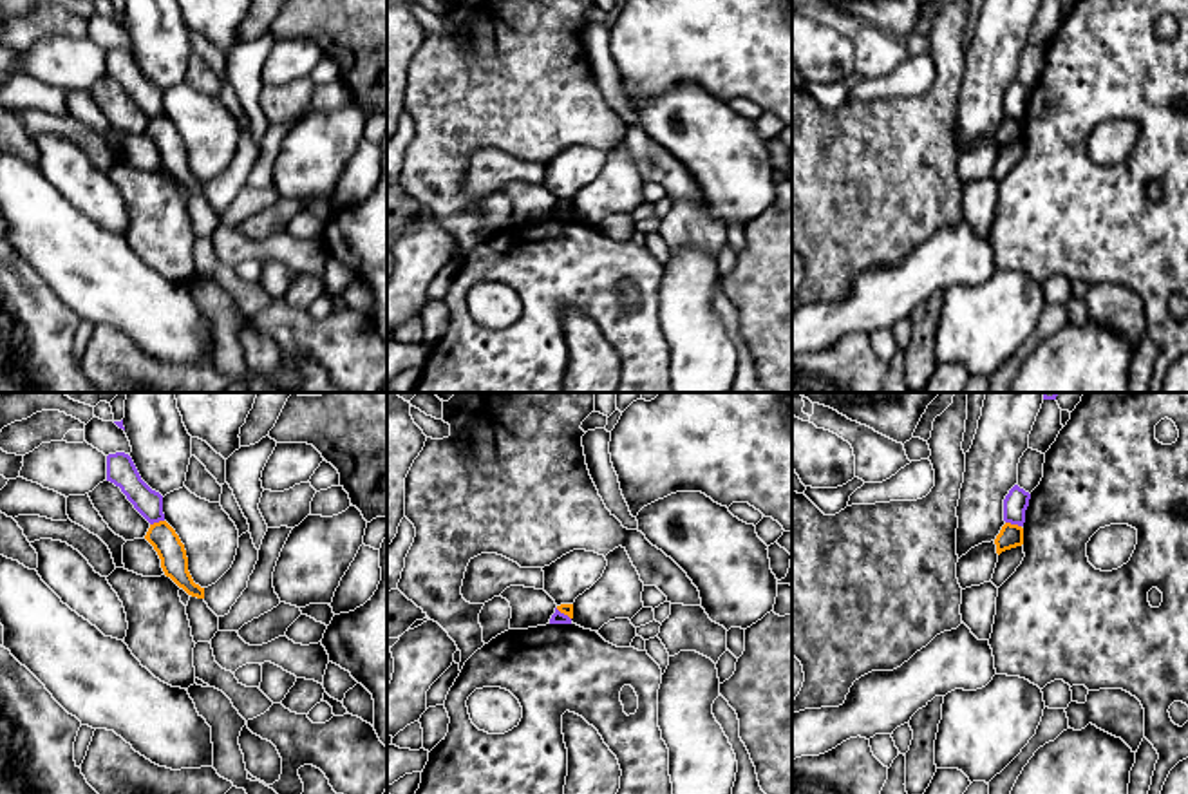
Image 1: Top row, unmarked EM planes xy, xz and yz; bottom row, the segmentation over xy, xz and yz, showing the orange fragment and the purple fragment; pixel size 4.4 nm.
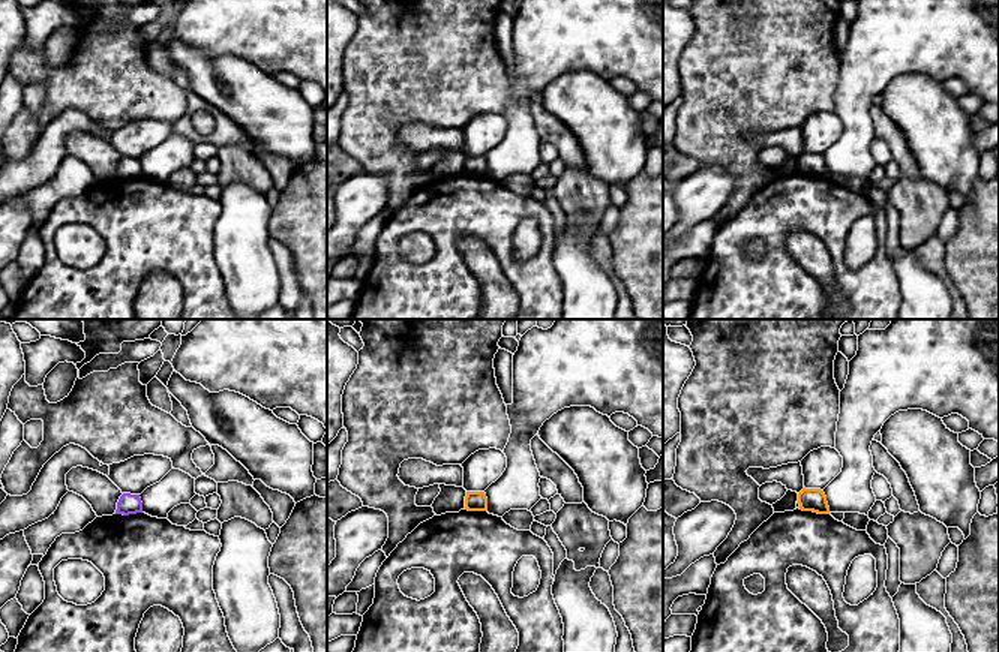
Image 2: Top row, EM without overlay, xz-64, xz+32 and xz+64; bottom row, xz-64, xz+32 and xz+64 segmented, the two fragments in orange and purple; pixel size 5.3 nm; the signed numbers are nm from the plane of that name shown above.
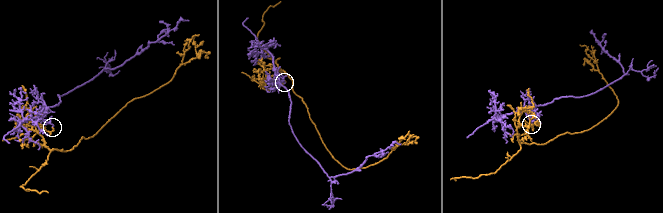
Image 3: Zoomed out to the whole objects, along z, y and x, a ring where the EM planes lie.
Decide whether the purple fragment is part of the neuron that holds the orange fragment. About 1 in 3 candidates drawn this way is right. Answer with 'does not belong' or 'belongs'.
does not belong

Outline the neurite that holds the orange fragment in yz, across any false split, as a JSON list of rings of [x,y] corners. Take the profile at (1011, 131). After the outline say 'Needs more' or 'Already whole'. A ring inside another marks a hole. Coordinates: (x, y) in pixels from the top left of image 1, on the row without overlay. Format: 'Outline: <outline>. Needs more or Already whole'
Outline: [[[1005,118],[1000,128],[995,134],[996,148],[1000,150],[1005,145],[1023,139],[1023,123],[1018,119]]]. Already whole

